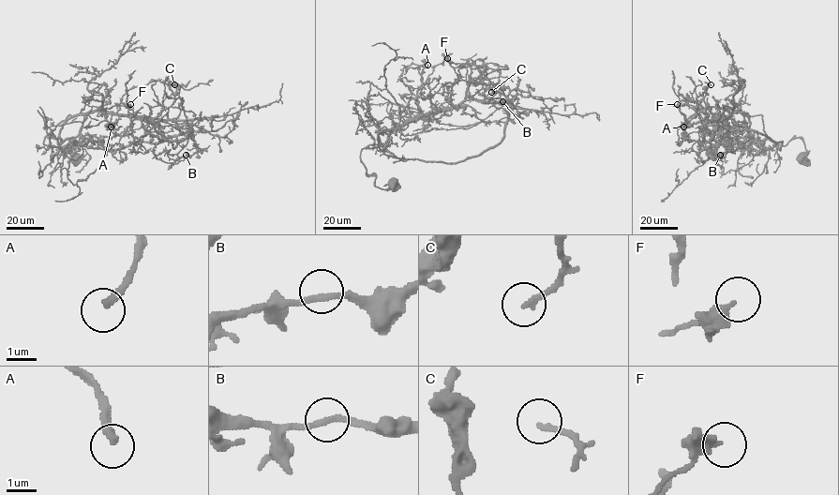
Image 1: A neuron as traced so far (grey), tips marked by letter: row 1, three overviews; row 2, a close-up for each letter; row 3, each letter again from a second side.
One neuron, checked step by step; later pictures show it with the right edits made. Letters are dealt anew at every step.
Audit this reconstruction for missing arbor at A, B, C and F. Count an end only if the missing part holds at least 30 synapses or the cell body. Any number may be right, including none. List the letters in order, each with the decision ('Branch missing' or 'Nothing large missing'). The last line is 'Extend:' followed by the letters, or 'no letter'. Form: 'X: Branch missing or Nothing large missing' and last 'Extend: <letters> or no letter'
A: Branch missing
B: Nothing large missing
C: Nothing large missing
F: Nothing large missing
Extend: A

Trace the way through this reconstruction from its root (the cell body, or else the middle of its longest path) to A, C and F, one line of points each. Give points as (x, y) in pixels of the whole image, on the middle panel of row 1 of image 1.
A: (393, 184), (376, 187), (360, 151), (384, 143), (392, 128), (420, 114), (417, 91), (427, 65)
C: (393, 184), (375, 185), (362, 149), (384, 143), (395, 127), (456, 106), (478, 78), (491, 82), (491, 92)
F: (393, 184), (376, 187), (360, 151), (384, 143), (392, 128), (420, 114), (417, 89), (447, 58)

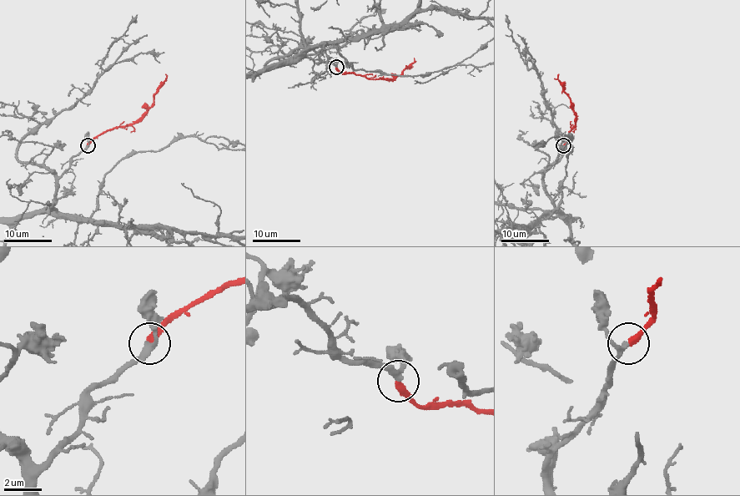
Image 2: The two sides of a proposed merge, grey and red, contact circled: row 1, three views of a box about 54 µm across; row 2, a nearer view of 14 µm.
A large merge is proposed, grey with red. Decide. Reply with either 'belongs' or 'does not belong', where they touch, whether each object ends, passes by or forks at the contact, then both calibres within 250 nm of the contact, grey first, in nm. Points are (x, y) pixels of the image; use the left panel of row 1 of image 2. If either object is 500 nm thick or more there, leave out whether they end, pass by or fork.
belongs; at (88, 145); grey passes by; red ends there; 240 nm thick on the grey side, 360 nm on the other

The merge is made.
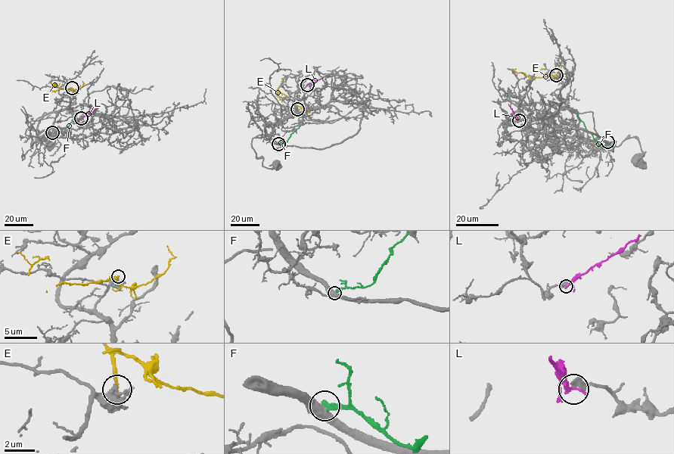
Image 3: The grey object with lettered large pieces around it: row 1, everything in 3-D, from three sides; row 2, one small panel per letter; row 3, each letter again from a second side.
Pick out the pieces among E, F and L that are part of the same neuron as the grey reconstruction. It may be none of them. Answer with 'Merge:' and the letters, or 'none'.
Merge: none

